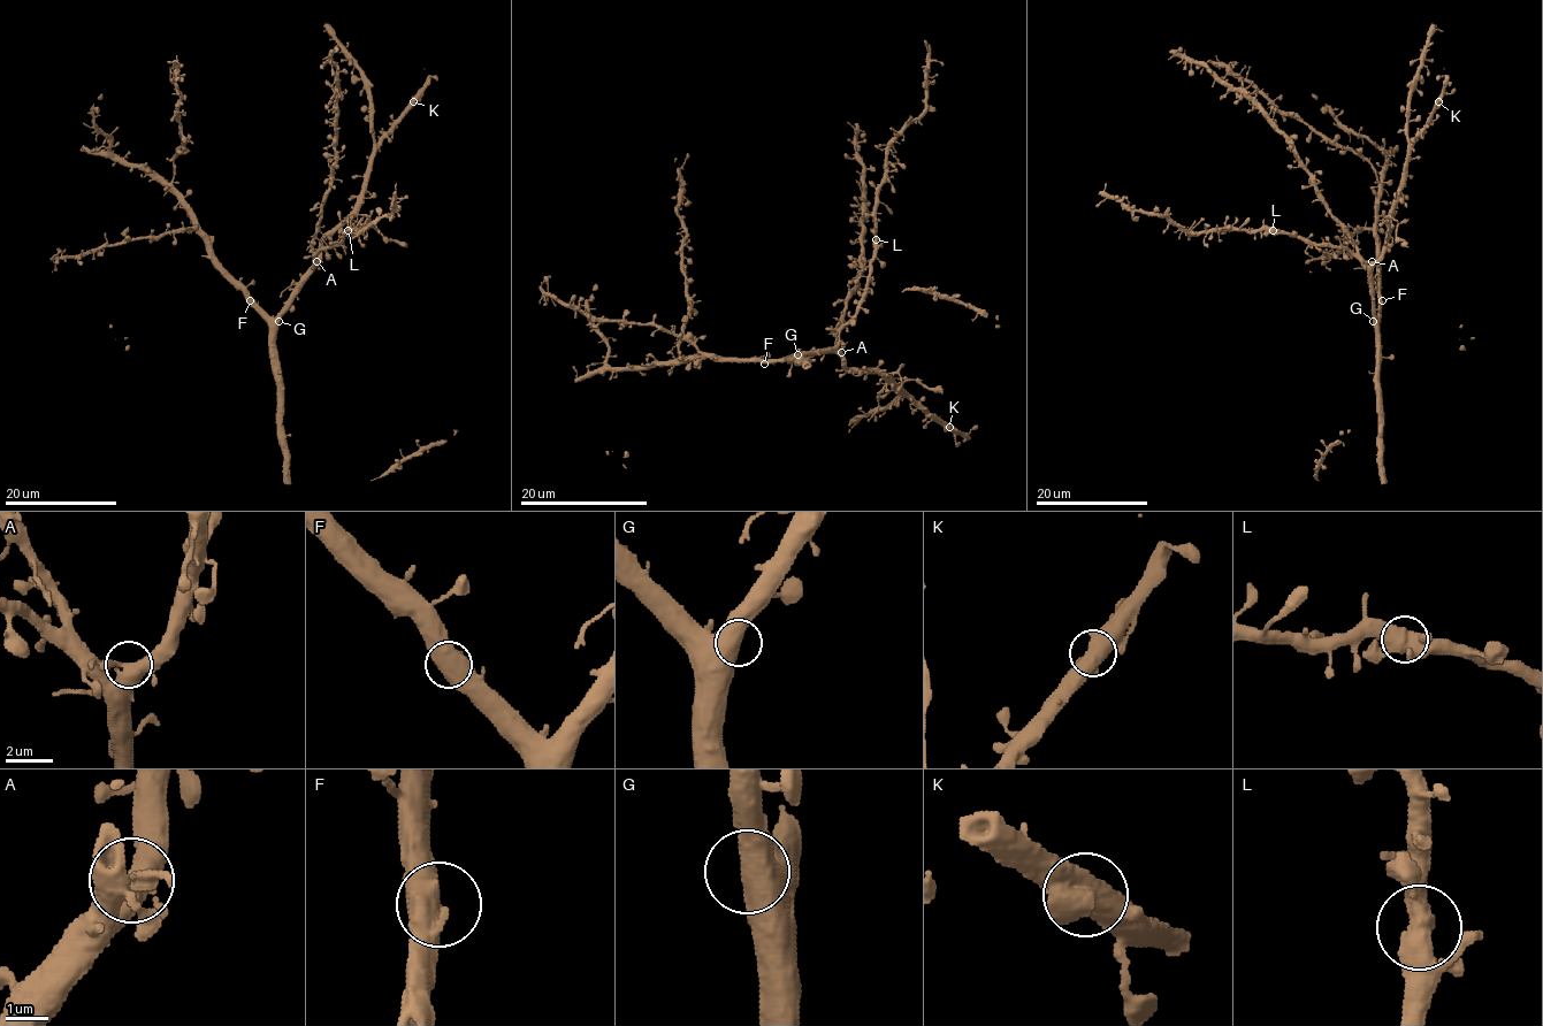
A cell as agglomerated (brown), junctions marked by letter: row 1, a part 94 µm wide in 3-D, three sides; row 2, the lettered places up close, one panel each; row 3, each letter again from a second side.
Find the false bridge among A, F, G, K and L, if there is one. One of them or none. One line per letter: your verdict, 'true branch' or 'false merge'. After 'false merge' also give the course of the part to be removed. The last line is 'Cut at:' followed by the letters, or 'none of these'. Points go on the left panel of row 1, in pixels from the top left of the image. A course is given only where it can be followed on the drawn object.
A: true branch
F: true branch
G: true branch
K: true branch
L: true branch
Cut at: none of these

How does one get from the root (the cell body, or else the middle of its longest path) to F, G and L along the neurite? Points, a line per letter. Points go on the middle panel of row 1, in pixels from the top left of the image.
F: (779, 359), (764, 364)
G: (779, 359), (797, 354)
L: (779, 359), (825, 354), (838, 343), (838, 331), (855, 313), (862, 298), (876, 239)

